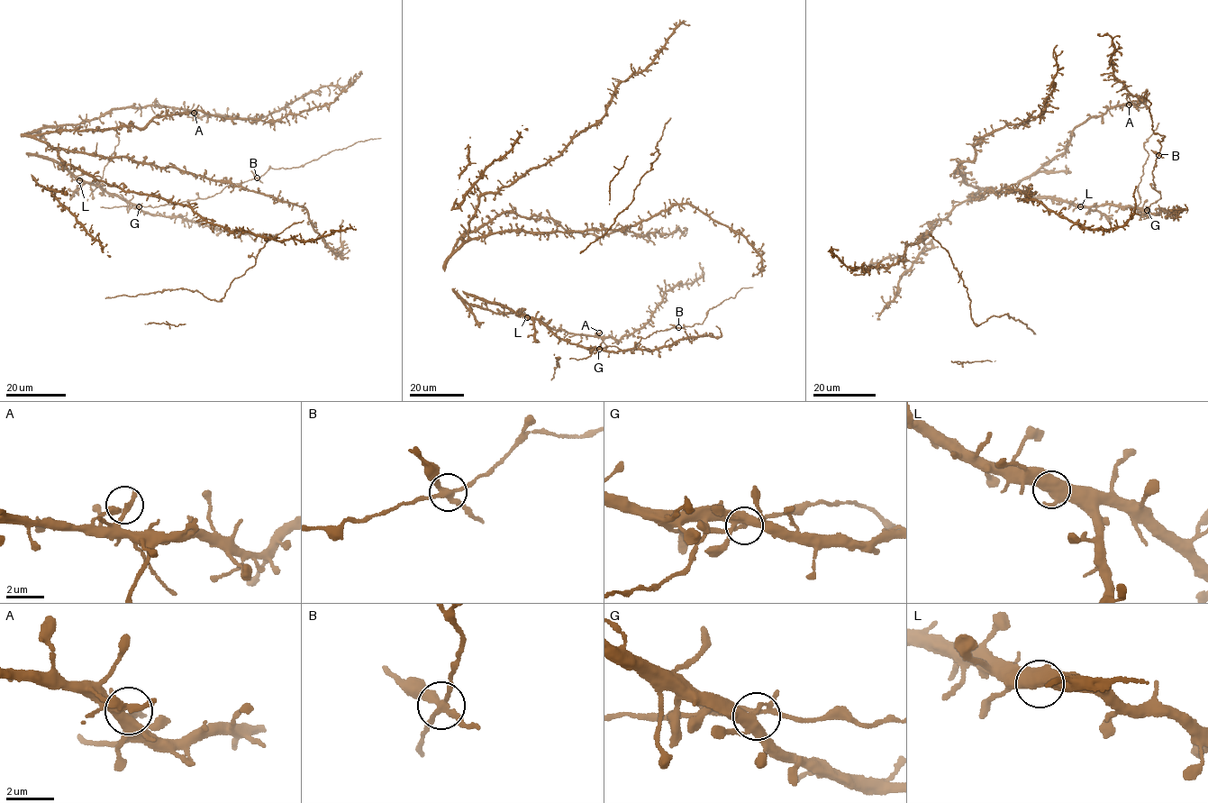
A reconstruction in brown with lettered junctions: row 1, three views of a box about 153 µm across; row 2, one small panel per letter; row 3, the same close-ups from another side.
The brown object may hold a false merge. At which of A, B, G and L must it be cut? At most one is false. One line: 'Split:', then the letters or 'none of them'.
Split: B

